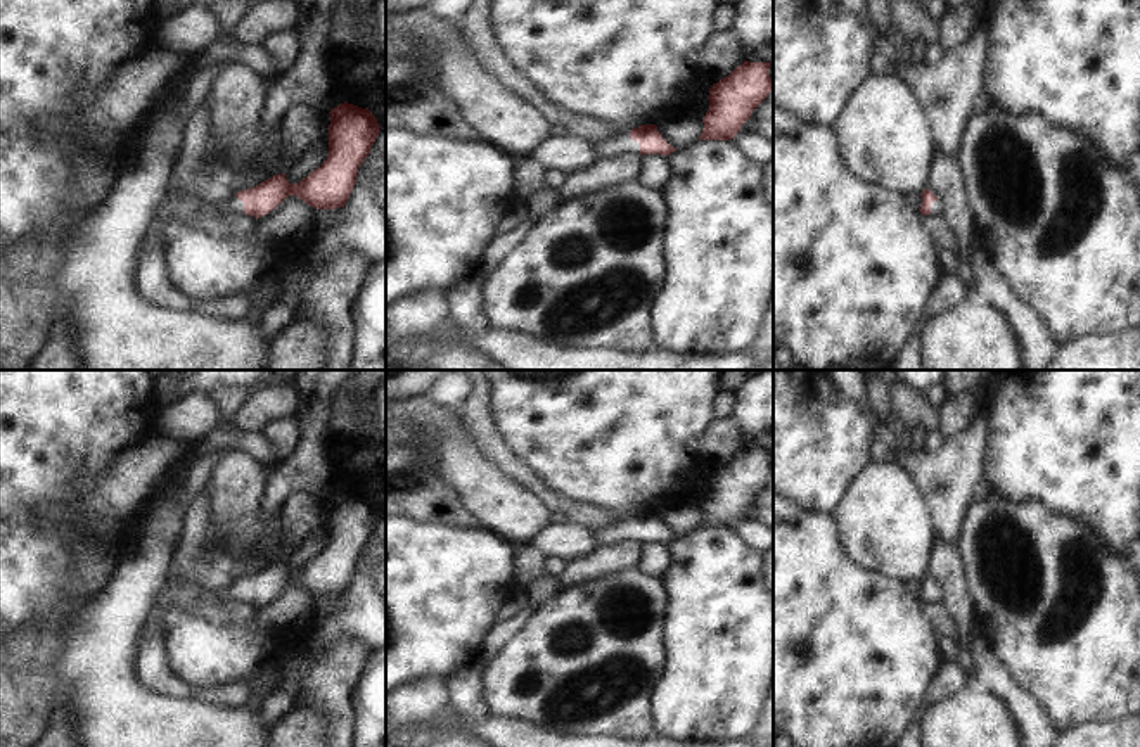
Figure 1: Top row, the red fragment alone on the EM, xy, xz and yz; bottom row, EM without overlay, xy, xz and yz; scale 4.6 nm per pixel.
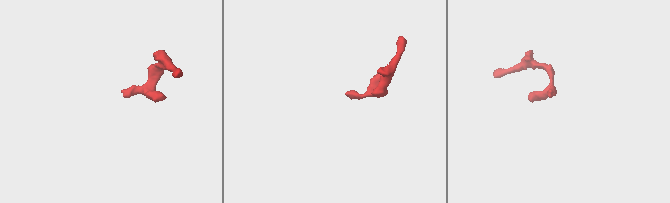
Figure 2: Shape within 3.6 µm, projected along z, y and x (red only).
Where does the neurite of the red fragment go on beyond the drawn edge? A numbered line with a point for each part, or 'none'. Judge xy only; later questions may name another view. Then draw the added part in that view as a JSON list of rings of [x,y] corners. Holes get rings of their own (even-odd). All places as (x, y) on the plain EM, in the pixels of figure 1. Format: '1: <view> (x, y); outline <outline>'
1: xy (234, 593); outline [[[232,583],[228,588],[215,591],[220,600],[244,602],[244,590]]]

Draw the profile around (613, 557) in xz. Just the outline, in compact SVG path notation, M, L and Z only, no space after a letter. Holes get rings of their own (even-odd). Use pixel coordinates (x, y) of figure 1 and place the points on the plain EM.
M621 540L597 546L592 553L566 562L557 581L560 588L569 588L611 572L637 567L640 548L640 540Z

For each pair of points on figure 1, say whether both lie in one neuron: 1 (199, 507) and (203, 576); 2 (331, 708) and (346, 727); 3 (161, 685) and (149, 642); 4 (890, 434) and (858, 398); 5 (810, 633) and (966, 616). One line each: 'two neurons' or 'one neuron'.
1: one neuron
2: one neuron
3: one neuron
4: one neuron
5: two neurons

